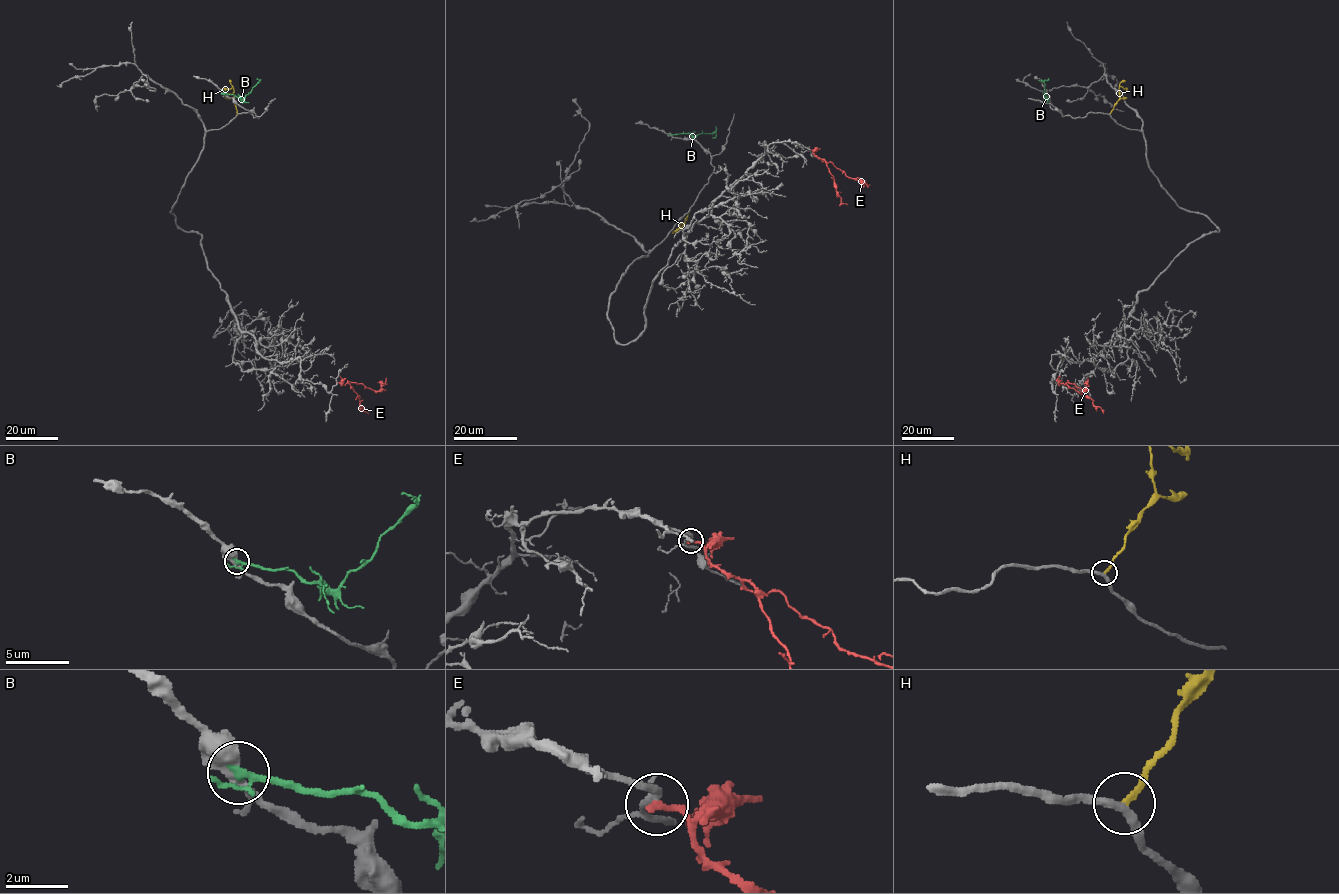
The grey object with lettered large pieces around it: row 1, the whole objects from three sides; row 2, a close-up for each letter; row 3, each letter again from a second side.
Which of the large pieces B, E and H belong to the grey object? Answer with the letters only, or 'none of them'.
none of them

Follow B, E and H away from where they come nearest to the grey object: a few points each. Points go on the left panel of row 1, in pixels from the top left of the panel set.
B: (222, 93), (243, 98), (260, 80), (257, 78)
E: (337, 382), (348, 383), (363, 410), (368, 413)
H: (237, 114), (233, 87), (223, 88)

